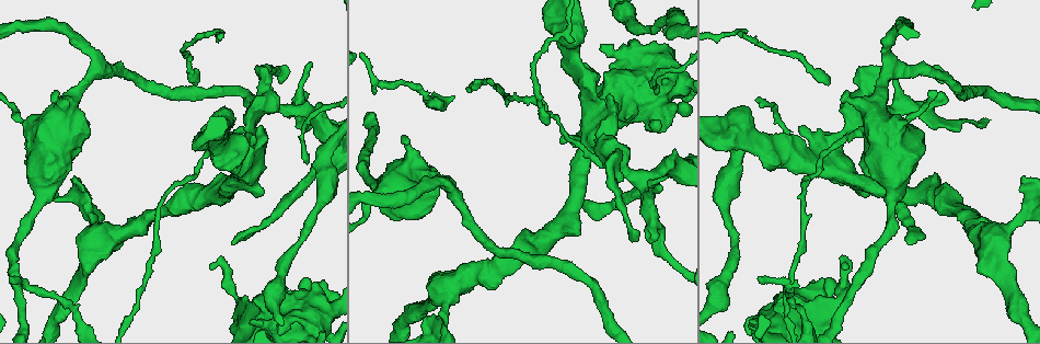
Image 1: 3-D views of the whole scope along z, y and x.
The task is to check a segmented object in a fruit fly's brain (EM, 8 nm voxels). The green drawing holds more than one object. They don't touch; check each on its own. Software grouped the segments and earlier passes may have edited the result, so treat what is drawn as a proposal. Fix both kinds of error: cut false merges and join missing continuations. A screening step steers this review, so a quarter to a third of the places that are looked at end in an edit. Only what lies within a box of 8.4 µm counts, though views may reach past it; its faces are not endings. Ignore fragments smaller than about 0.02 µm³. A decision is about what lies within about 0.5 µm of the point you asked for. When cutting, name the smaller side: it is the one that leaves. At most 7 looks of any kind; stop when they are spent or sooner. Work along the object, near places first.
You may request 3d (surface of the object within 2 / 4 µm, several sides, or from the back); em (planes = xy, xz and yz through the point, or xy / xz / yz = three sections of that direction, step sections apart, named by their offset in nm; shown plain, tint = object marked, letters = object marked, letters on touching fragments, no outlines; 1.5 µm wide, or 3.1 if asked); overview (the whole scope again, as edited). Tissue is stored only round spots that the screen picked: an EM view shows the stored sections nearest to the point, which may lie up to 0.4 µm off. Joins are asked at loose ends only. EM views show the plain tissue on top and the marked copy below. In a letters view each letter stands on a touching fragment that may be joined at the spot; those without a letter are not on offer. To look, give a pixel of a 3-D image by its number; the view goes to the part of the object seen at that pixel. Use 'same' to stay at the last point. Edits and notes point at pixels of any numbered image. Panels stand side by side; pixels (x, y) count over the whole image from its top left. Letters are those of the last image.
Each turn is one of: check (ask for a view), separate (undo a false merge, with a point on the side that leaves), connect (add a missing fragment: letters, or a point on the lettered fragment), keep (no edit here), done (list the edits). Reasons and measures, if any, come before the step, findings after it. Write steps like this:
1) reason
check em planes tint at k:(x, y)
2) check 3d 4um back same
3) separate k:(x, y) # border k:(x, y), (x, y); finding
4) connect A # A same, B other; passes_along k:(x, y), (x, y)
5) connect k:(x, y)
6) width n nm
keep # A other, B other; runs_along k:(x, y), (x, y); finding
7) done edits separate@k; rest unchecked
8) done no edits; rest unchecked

arms part here
check 3d 2um back at 1:(857, 125)

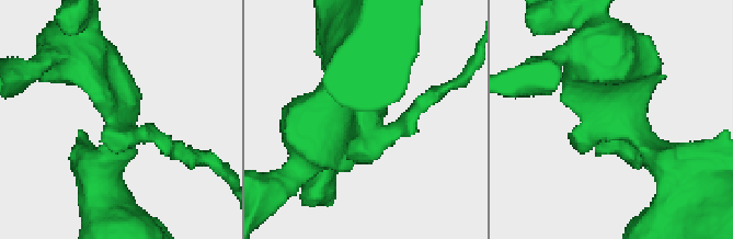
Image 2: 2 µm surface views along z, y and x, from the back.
arms 3
check em planes tint at 2:(120, 126)

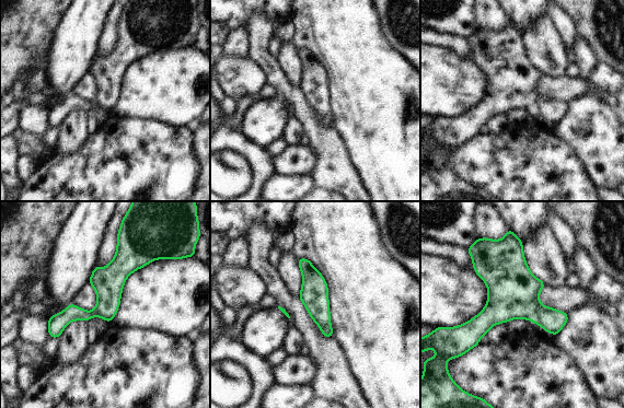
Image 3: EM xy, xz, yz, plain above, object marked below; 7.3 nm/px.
check em planes letters same

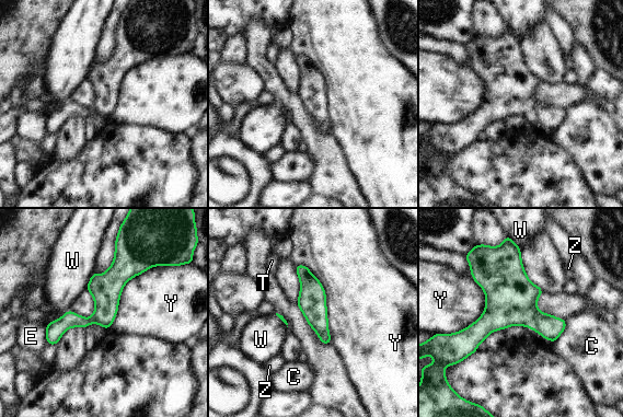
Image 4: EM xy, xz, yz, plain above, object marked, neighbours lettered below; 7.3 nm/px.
separate 4:(550, 327) # C other, E other, T other, W other, Y other, Z other; a second neuron is stuck on

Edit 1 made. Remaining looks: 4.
redraw
check overview

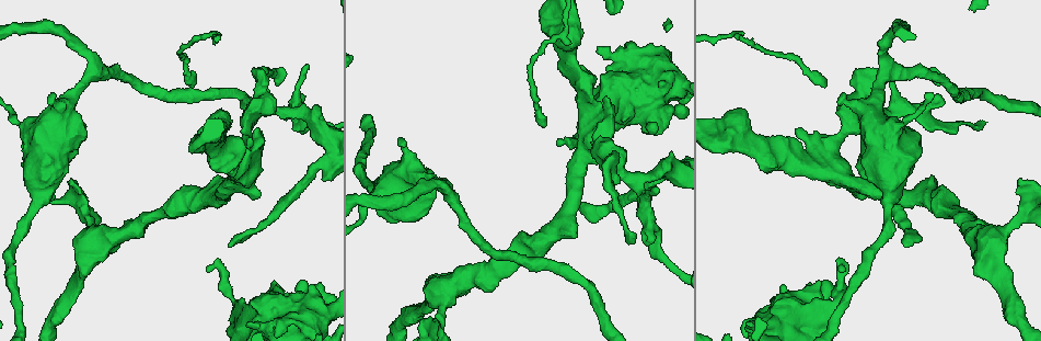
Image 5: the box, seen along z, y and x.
stops while still wide
check em xy step 8 tint at 5:(660, 81)

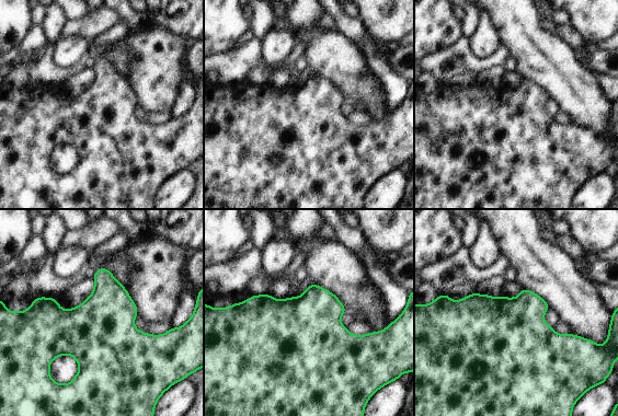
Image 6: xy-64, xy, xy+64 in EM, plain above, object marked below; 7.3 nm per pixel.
check em xy step 8 letters same

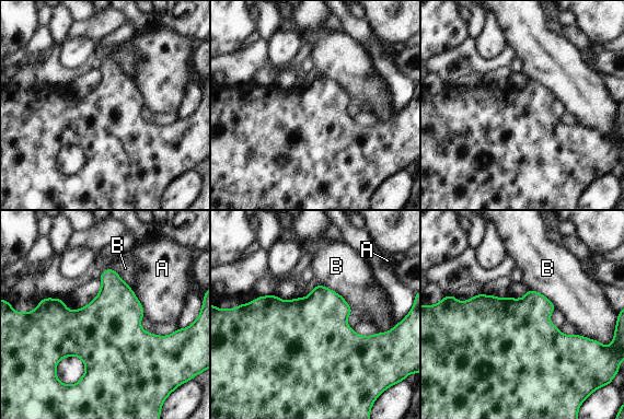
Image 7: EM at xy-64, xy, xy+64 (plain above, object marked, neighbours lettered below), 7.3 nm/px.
keep # A other, B other; border 7:(129, 287), (143, 309), (143, 315); none of them fits

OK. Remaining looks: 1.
done edits separate@4; rest unchecked

